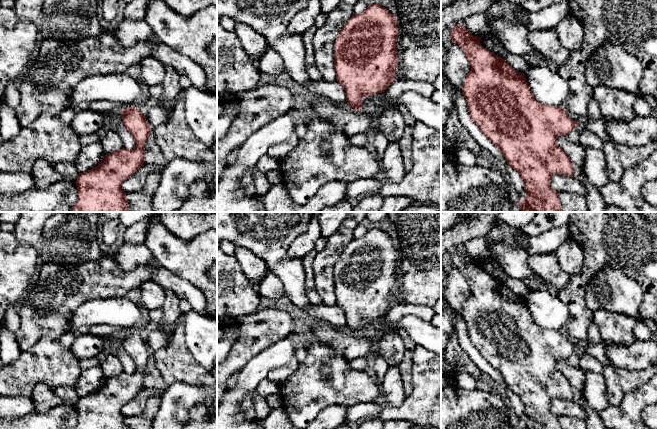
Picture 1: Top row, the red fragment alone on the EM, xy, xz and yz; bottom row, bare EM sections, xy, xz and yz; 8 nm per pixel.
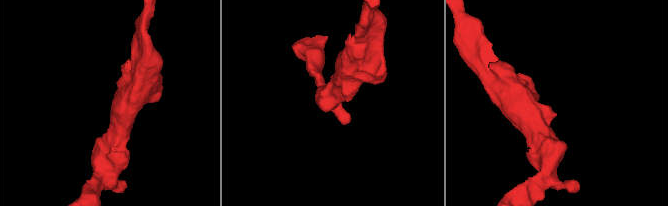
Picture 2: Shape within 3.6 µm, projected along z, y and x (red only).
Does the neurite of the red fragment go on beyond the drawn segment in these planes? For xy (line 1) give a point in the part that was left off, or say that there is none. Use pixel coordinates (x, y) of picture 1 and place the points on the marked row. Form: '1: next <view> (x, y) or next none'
1: next none

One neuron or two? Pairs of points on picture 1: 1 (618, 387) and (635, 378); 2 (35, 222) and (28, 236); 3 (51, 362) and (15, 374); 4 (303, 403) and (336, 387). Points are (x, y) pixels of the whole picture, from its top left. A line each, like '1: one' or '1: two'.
1: one
2: one
3: one
4: one

